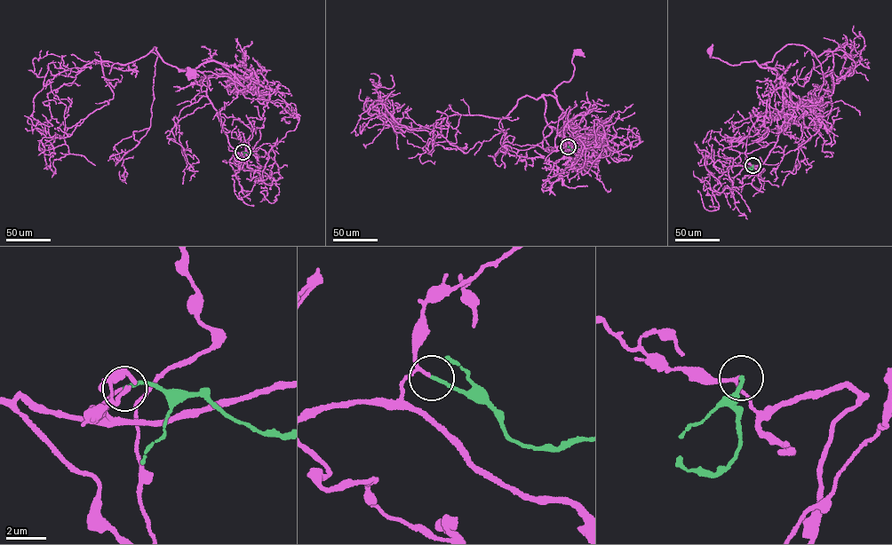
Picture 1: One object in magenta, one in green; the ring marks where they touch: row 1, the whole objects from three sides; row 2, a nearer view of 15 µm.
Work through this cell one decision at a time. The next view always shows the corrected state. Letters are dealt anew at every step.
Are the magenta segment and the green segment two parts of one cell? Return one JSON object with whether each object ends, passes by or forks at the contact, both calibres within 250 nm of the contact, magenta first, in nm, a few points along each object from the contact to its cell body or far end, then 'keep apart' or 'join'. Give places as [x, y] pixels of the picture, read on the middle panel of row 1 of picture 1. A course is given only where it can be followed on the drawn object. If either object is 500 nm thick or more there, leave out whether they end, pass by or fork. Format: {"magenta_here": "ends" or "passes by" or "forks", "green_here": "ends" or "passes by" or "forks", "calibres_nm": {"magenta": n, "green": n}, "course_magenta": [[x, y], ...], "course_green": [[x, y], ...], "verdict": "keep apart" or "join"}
{"magenta_here": "passes by", "green_here": "ends", "calibres_nm": {"magenta": 120, "green": 160}, "course_magenta": [[567, 146], [543, 148], [552, 130], [542, 95], [556, 97], [553, 89], [570, 80], [573, 54], [579, 52]], "course_green": [[567, 146], [573, 150], [577, 147]], "verdict": "join"}

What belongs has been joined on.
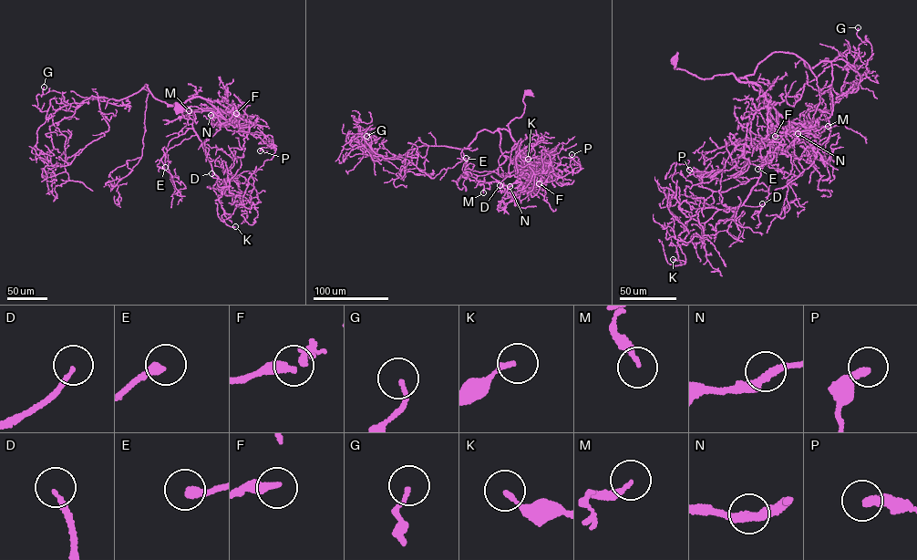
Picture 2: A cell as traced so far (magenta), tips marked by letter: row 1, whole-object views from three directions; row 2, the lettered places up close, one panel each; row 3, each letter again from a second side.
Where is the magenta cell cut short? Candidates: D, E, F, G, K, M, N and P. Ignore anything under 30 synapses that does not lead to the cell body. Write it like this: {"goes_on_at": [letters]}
{"goes_on_at": ["D", "F"]}

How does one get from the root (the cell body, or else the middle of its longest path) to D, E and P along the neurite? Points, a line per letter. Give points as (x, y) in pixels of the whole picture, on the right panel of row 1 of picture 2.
D: (674, 60), (675, 68), (699, 77), (734, 74), (768, 94), (776, 150), (740, 206), (762, 203)
E: (674, 60), (675, 68), (699, 77), (734, 74), (768, 94), (777, 147), (783, 153), (772, 153), (757, 169)
P: (674, 60), (703, 78), (732, 74), (754, 83), (767, 105), (731, 152), (736, 167), (713, 177), (689, 170)

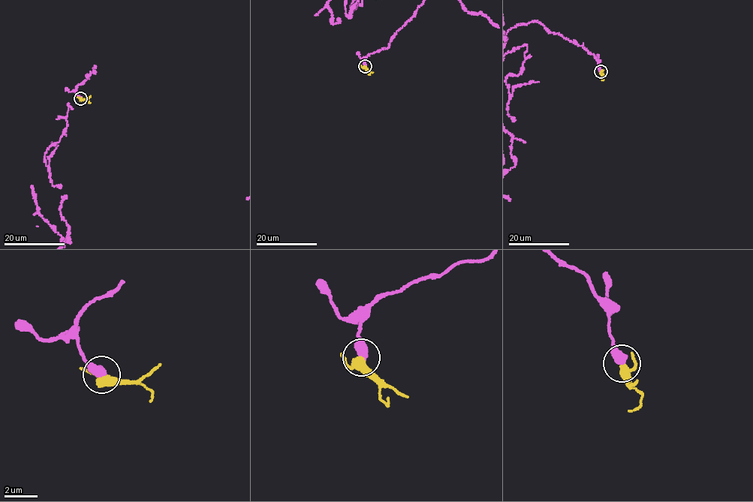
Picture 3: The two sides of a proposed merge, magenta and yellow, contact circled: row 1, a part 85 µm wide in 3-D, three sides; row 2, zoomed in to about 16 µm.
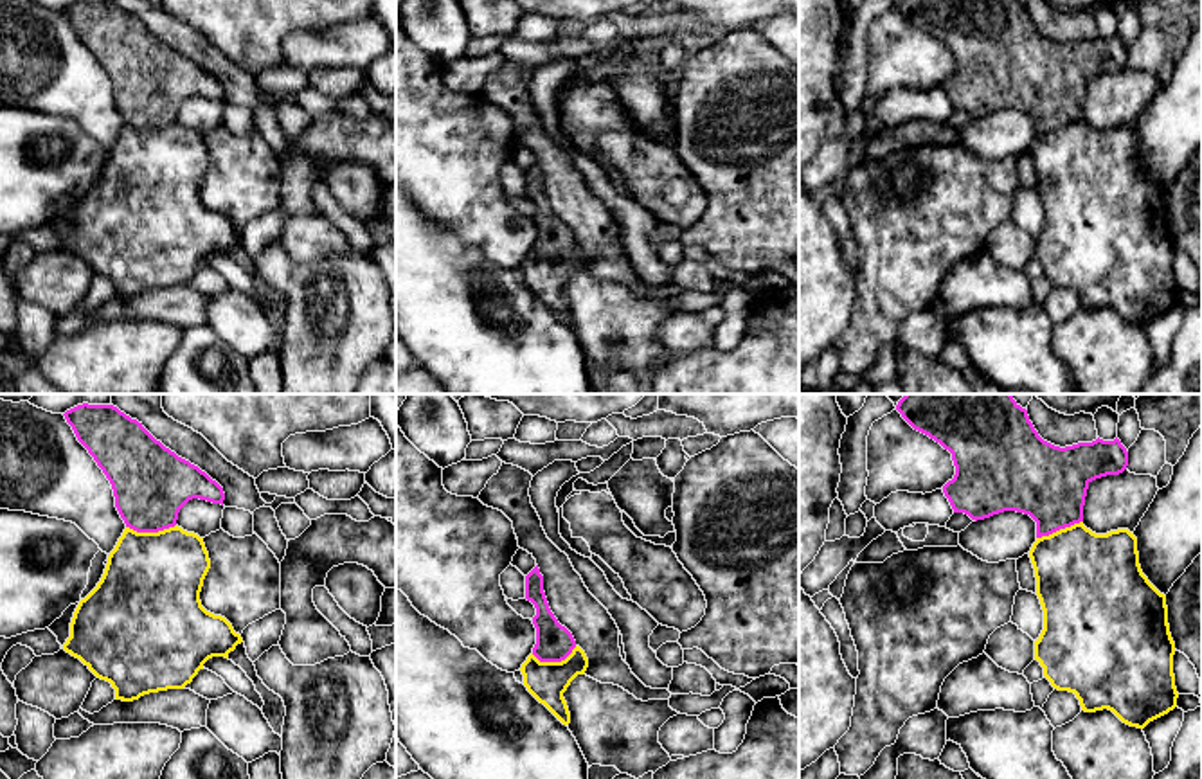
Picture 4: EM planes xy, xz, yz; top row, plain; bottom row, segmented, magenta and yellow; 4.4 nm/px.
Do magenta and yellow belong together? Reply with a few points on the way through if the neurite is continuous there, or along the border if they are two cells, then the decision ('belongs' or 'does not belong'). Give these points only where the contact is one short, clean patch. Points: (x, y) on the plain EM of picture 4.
border along xy (175, 121), (157, 128), (134, 128), (126, 125); does not belong

